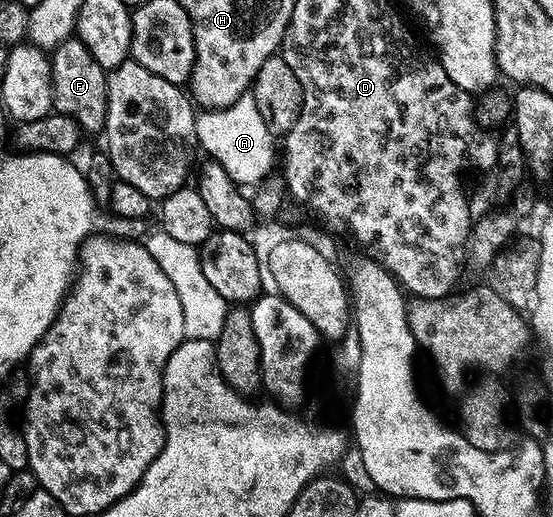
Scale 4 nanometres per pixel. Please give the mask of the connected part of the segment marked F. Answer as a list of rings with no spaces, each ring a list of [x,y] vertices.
[[[70,37],[54,48],[53,64],[53,111],[67,115],[81,126],[82,132],[100,132],[107,117],[107,73],[91,55],[91,49],[83,41]]]

